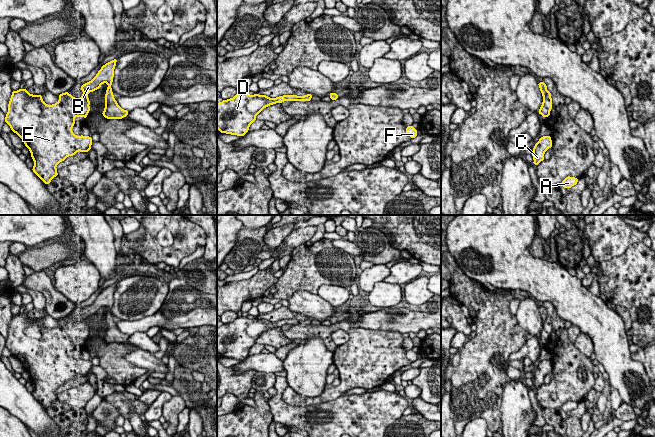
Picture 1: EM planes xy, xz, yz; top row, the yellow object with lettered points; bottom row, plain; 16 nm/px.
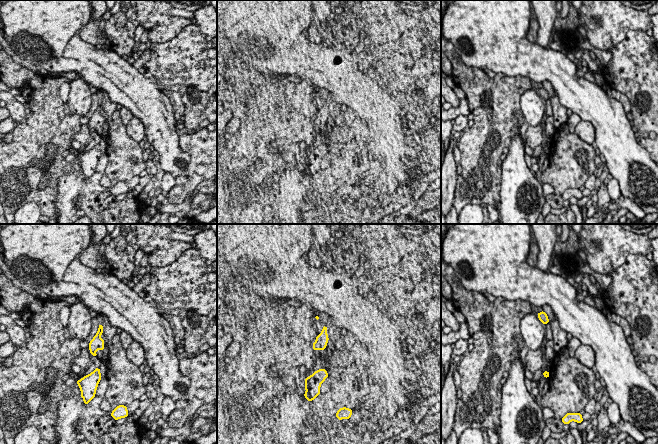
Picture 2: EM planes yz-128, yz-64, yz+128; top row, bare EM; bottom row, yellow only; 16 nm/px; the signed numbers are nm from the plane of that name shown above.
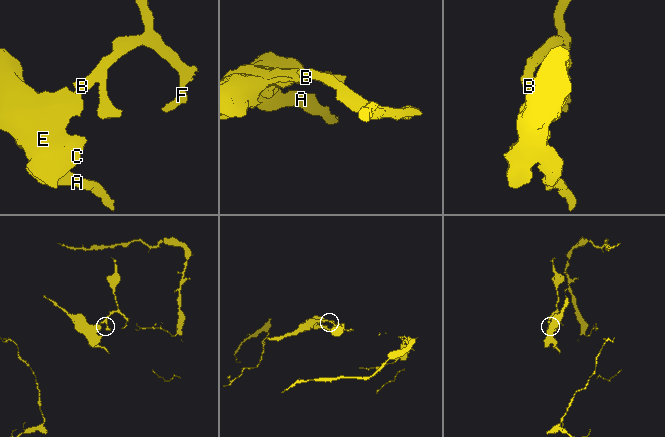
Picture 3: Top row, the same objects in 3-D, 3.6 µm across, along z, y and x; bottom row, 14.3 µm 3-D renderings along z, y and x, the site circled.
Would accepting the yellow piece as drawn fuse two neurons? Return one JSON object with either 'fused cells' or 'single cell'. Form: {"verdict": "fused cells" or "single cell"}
{"verdict": "fused cells"}

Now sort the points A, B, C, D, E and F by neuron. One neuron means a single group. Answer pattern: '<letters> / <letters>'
A C D E / B F

